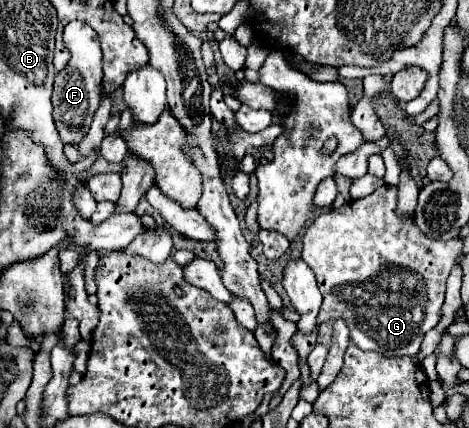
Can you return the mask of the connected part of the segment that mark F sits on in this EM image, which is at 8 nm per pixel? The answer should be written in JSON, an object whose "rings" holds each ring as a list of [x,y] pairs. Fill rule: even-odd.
{"rings":[[[70,22],[64,28],[64,44],[70,52],[68,66],[56,74],[54,80],[54,122],[60,132],[62,142],[78,144],[84,134],[90,128],[92,116],[100,102],[100,84],[102,84],[102,52],[100,52],[100,40],[96,32],[84,24],[84,22]]]}

